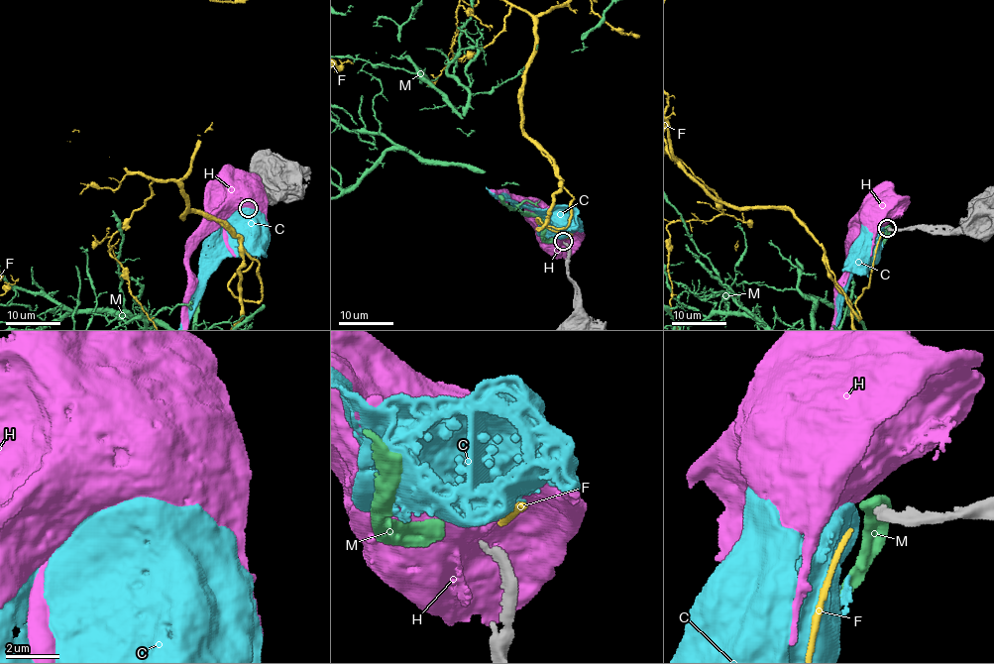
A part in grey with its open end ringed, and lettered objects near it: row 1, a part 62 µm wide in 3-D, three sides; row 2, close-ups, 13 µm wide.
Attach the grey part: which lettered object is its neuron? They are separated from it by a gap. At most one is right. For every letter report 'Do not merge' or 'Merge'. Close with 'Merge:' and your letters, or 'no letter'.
C: Do not merge
F: Do not merge
H: Do not merge
M: Merge
Merge: M

